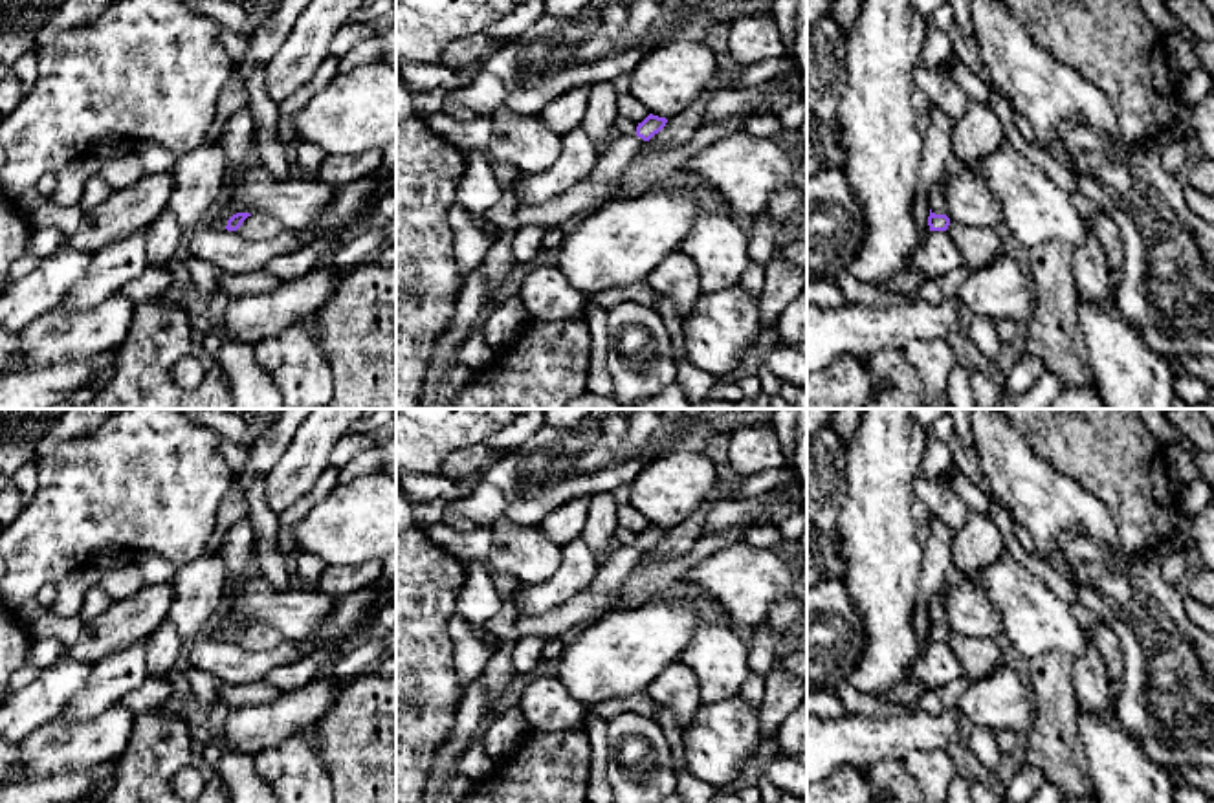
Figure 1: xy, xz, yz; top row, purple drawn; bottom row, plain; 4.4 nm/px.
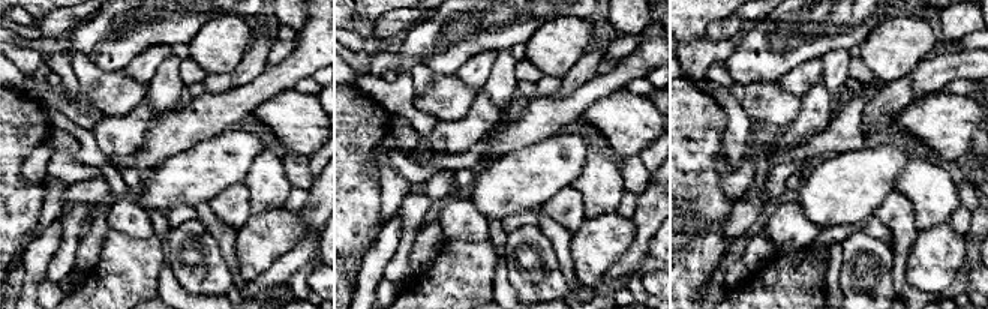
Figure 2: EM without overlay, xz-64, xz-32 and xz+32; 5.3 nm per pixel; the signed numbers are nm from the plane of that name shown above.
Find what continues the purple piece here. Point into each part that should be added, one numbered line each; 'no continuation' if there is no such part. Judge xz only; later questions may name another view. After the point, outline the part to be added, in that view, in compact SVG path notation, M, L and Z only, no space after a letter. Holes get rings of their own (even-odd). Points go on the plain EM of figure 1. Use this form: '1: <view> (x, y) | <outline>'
1: xz (600, 598) | M618 544L600 561L592 585L563 607L541 616L517 616L517 638L528 634L568 638L579 627L585 627L587 623L614 610L627 609L618 600L618 594L644 554L646 552L636 544Z

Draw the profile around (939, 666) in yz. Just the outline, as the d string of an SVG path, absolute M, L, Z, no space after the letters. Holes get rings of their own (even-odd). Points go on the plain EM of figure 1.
M930 642L922 653L922 660L915 669L915 676L928 688L941 686L963 676L963 667L946 642Z

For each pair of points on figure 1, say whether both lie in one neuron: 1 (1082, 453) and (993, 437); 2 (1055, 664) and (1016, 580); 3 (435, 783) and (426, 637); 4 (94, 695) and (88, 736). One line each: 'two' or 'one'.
1: two
2: two
3: two
4: two

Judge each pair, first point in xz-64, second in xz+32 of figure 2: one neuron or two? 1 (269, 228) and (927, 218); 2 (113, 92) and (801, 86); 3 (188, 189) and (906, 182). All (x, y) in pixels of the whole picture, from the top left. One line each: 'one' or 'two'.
1: two
2: two
3: two

